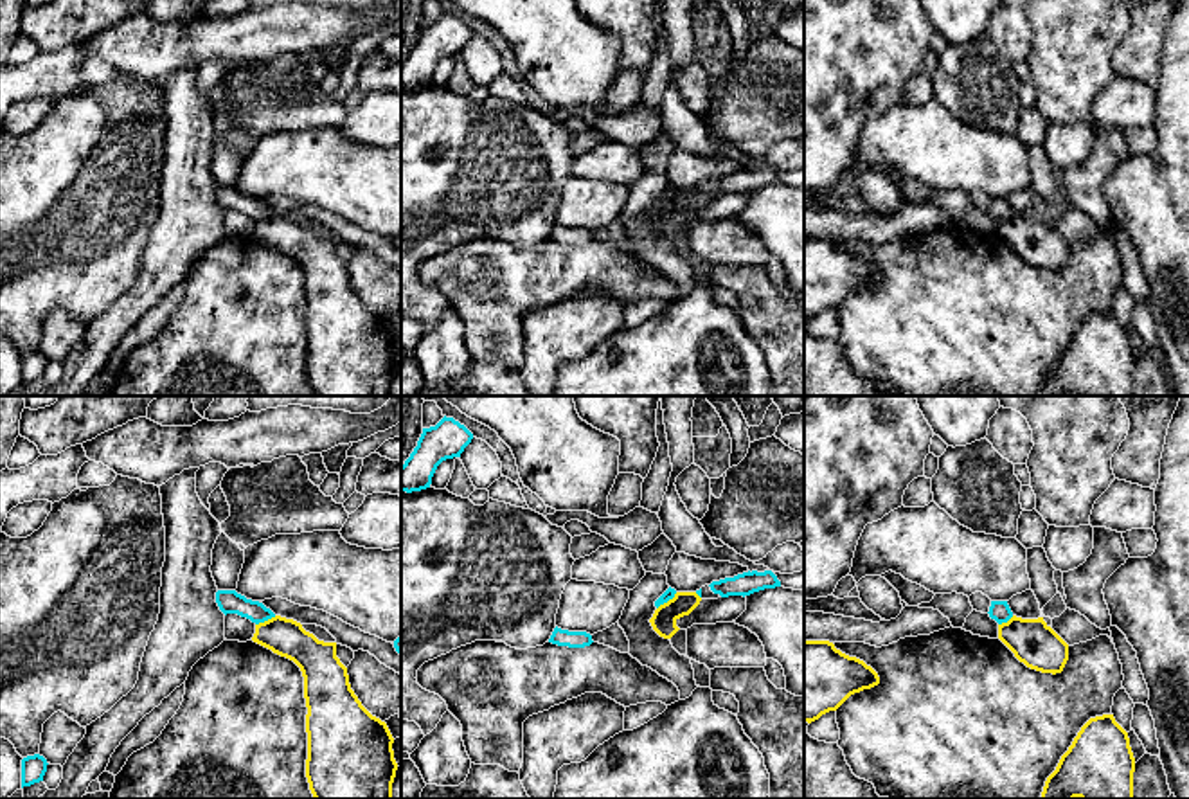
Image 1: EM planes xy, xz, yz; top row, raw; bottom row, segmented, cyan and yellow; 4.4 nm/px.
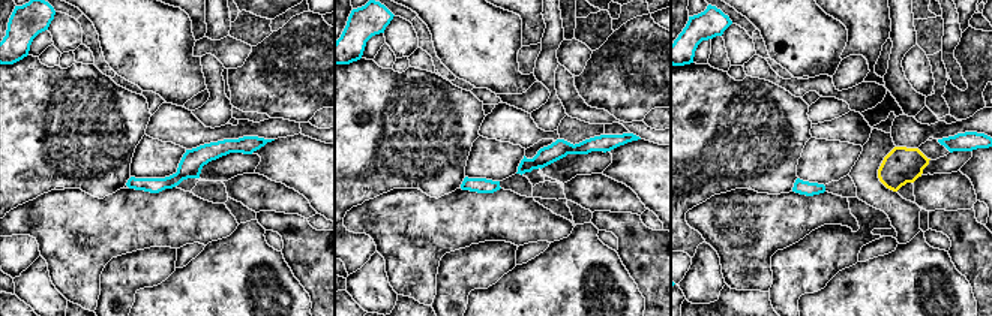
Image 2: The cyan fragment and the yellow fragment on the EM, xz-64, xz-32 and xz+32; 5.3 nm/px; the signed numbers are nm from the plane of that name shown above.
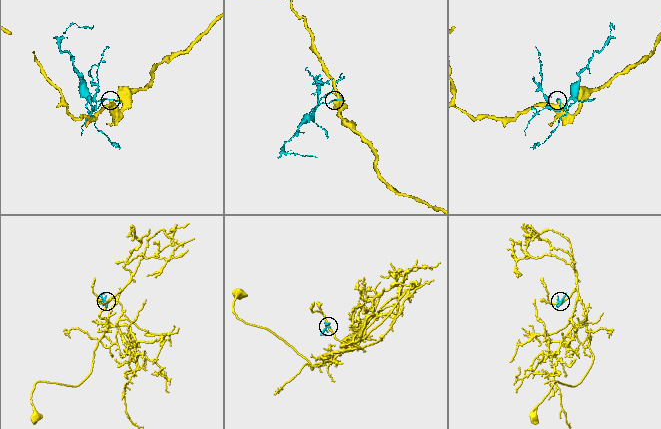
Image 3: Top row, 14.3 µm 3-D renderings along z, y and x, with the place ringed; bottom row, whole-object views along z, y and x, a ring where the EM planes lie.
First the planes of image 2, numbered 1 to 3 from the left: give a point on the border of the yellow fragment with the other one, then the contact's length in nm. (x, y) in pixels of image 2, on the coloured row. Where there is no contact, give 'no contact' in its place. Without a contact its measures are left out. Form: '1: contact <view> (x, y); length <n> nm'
1: no contact
2: no contact
3: no contact

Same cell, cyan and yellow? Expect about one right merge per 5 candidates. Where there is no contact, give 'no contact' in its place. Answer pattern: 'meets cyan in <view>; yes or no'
meets cyan in xz; no

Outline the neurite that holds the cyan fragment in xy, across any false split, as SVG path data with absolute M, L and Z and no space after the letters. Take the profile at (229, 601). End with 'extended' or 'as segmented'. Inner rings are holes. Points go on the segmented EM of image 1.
M218 590L216 603L225 615L237 614L241 617L250 619L255 624L275 617L275 614L270 608L266 608L263 603L246 599L236 590Z; as segmented

